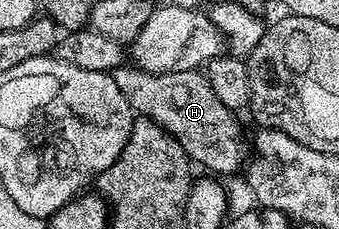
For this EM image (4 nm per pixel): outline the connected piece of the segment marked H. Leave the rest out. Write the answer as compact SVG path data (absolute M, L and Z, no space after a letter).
M123 66L114 69L116 86L120 86L120 94L124 94L130 107L139 117L146 117L162 127L183 147L190 160L195 165L203 164L205 170L219 177L230 176L233 172L241 173L248 160L248 140L242 137L242 128L234 121L235 113L212 94L212 86L206 81L205 75L198 70L184 70L183 72L144 72L137 66Z

